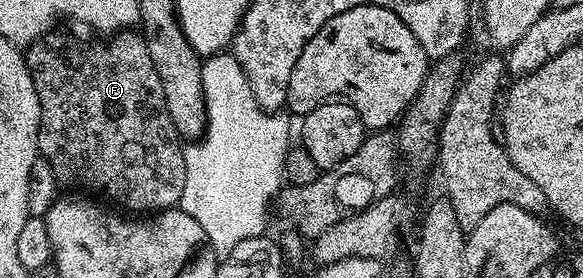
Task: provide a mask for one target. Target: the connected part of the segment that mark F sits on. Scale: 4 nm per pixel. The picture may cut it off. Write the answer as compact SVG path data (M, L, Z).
M128 29L118 32L114 36L115 39L112 43L81 43L75 45L73 43L47 43L48 41L40 41L38 43L30 44L26 48L25 58L27 61L27 68L29 73L33 77L33 89L37 89L37 101L41 105L41 121L39 122L39 153L41 158L47 162L53 169L53 173L59 178L60 184L66 185L67 183L71 187L80 187L83 191L92 191L95 195L104 195L107 199L112 199L115 203L120 203L123 207L128 207L128 212L131 213L158 213L160 211L170 211L179 207L181 201L181 193L185 193L185 157L183 156L183 147L181 146L181 136L175 132L175 127L171 123L171 118L167 112L167 106L165 105L165 93L161 89L161 77L157 77L157 69L153 65L153 57L149 57L149 49L145 45L142 34L136 33L134 30Z

